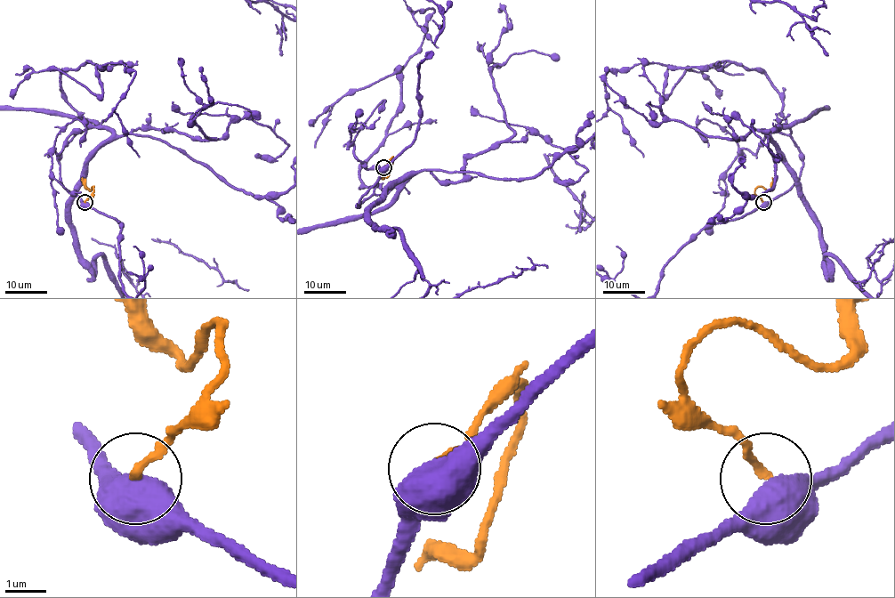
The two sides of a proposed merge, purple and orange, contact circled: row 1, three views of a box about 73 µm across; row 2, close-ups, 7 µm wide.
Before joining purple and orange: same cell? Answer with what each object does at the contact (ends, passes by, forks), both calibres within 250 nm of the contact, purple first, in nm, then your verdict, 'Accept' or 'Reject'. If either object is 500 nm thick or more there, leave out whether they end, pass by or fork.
Thickness 750 nm (purple) against 180 nm. Reject

